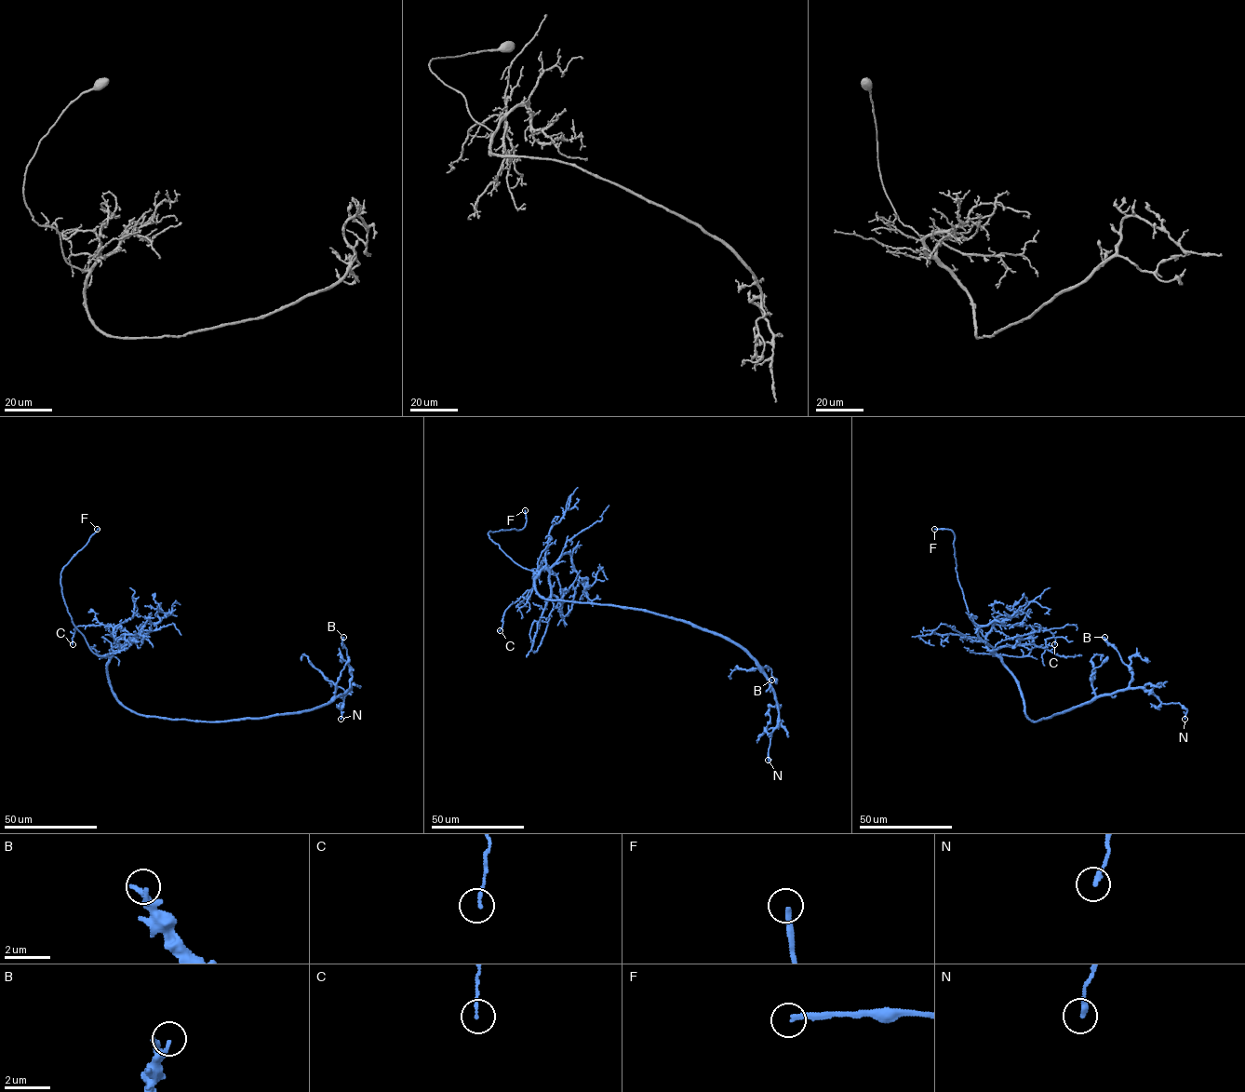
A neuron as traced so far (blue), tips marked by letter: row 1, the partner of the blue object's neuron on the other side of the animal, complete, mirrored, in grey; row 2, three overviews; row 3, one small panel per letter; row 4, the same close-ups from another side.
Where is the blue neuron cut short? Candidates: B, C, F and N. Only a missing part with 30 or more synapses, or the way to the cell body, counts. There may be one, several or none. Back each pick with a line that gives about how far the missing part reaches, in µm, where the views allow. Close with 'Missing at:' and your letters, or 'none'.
F: Missing length about 8 µm
Missing at: F

